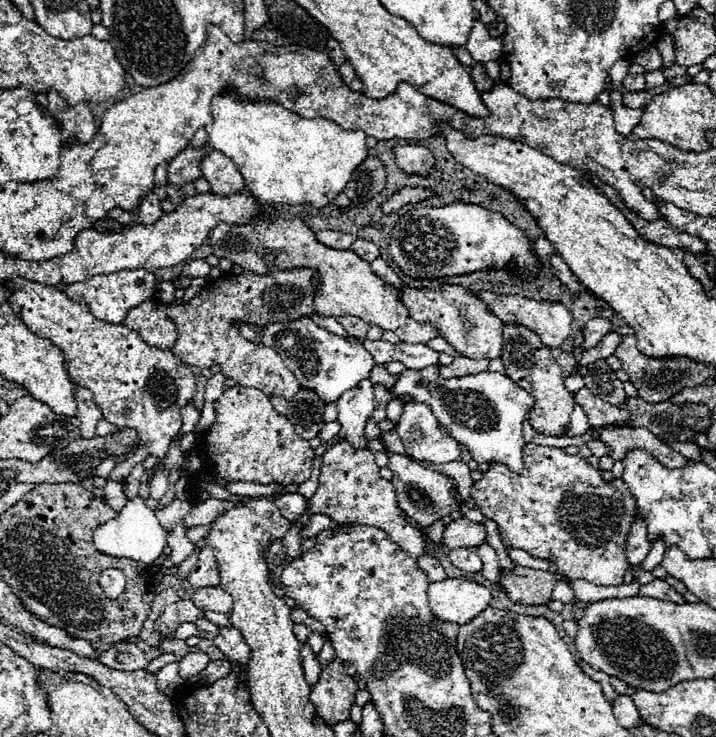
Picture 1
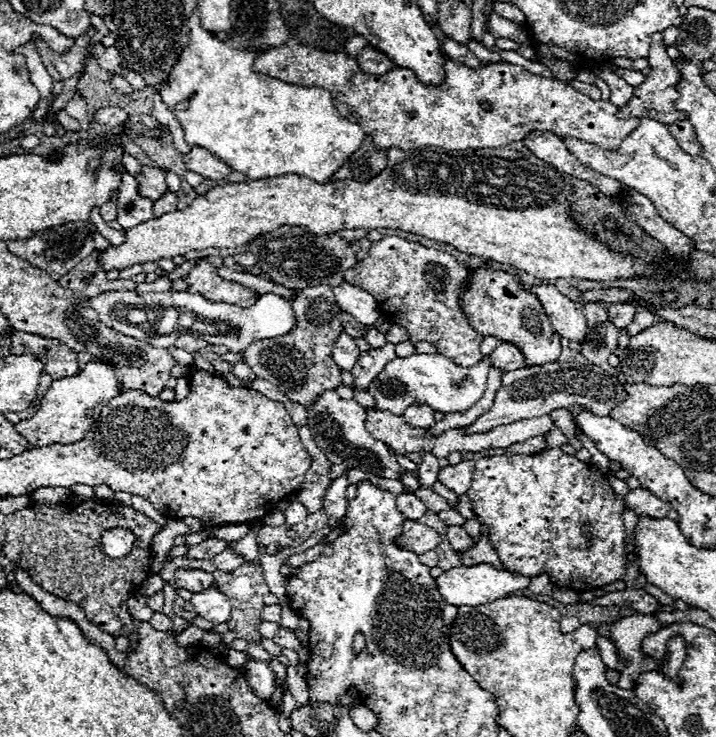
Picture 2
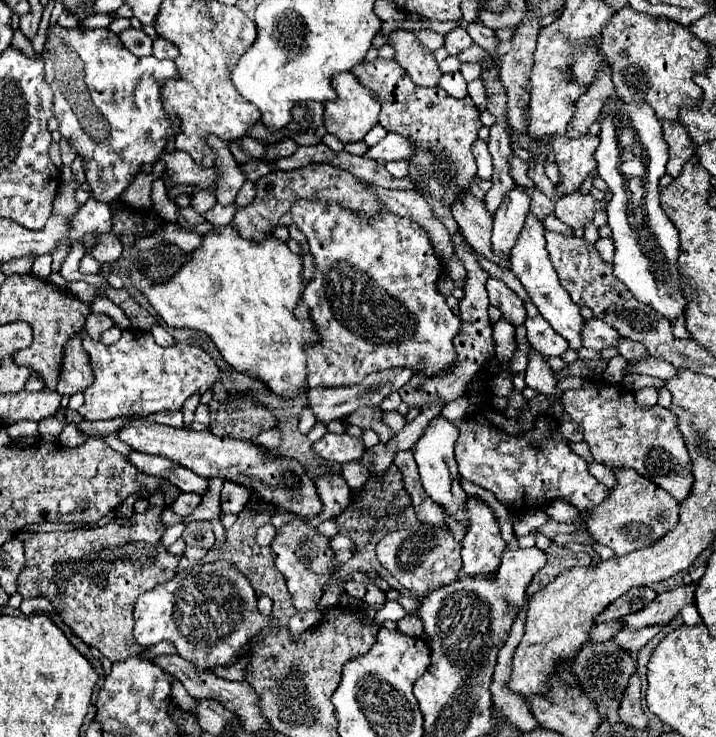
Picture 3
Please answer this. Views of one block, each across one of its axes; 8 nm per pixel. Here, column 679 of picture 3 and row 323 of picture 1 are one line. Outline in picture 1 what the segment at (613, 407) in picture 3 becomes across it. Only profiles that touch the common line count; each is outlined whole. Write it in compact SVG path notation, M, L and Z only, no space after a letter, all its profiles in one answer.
M444 284L438 288L402 288L400 298L416 322L430 322L438 334L466 358L500 358L502 354L502 322L486 308L476 292L458 286Z

